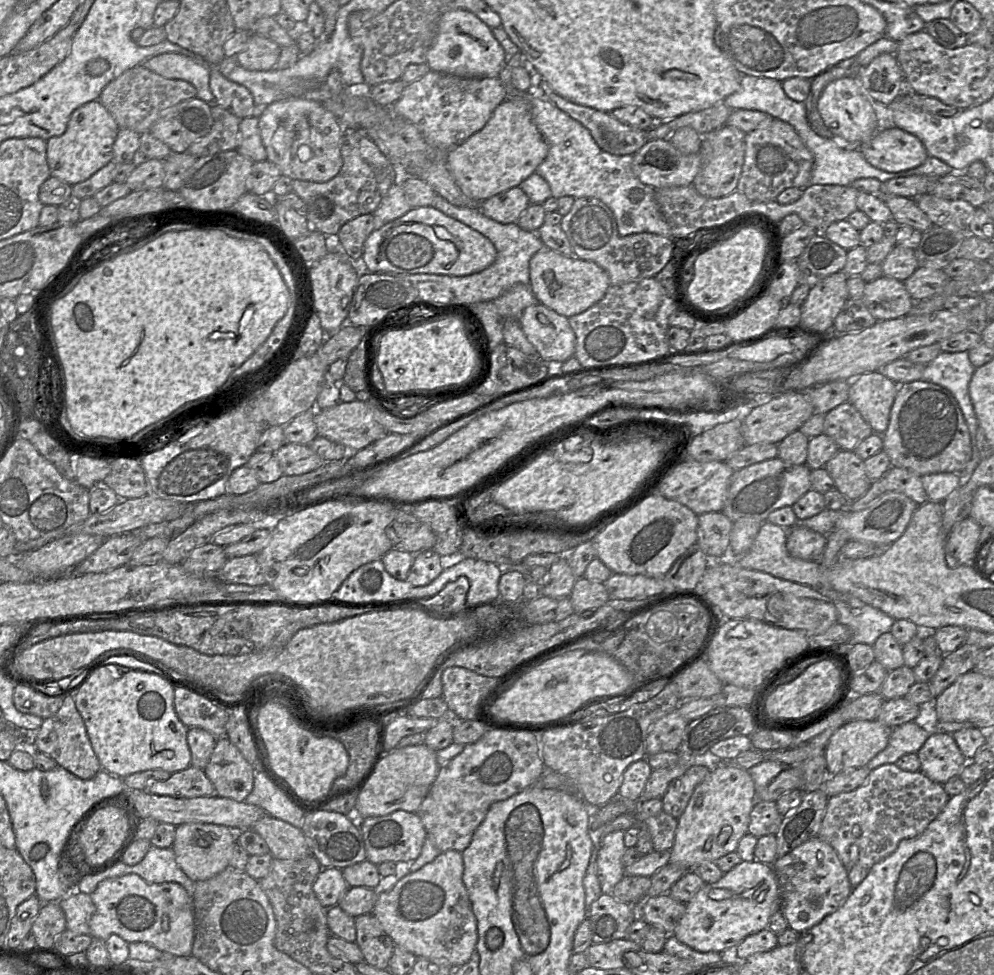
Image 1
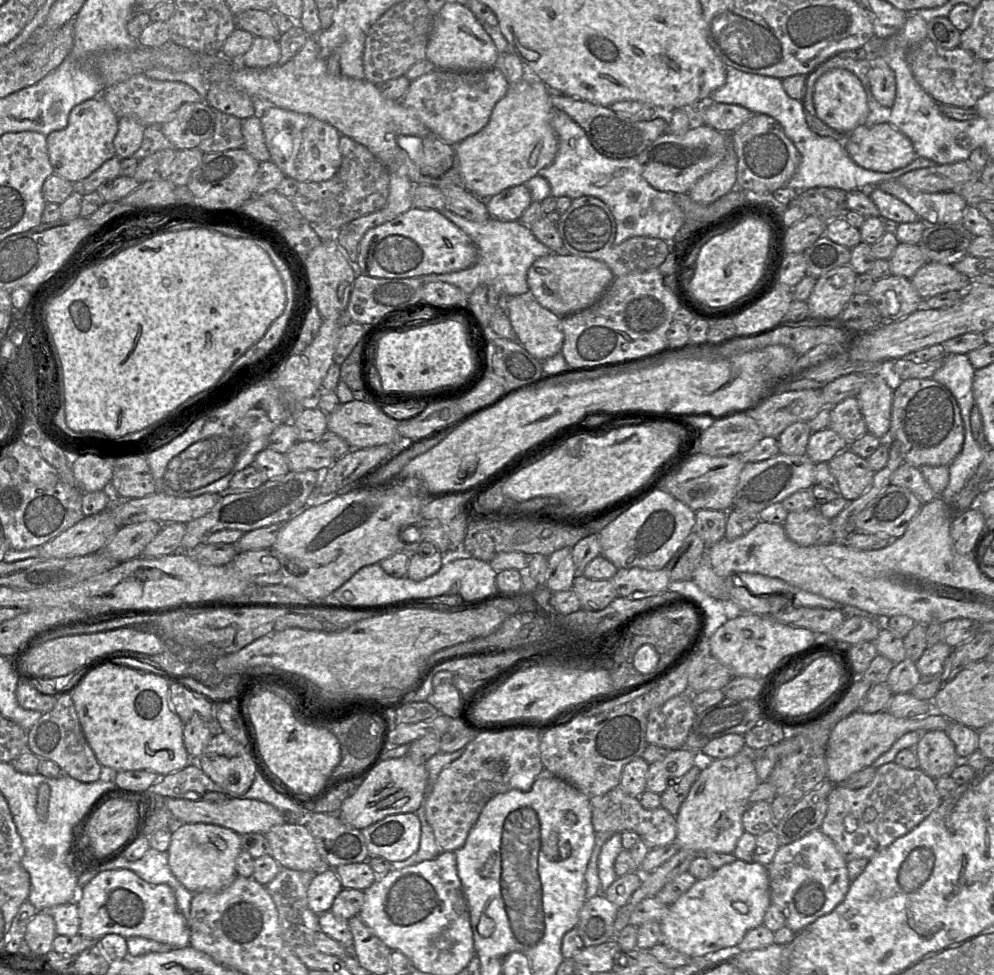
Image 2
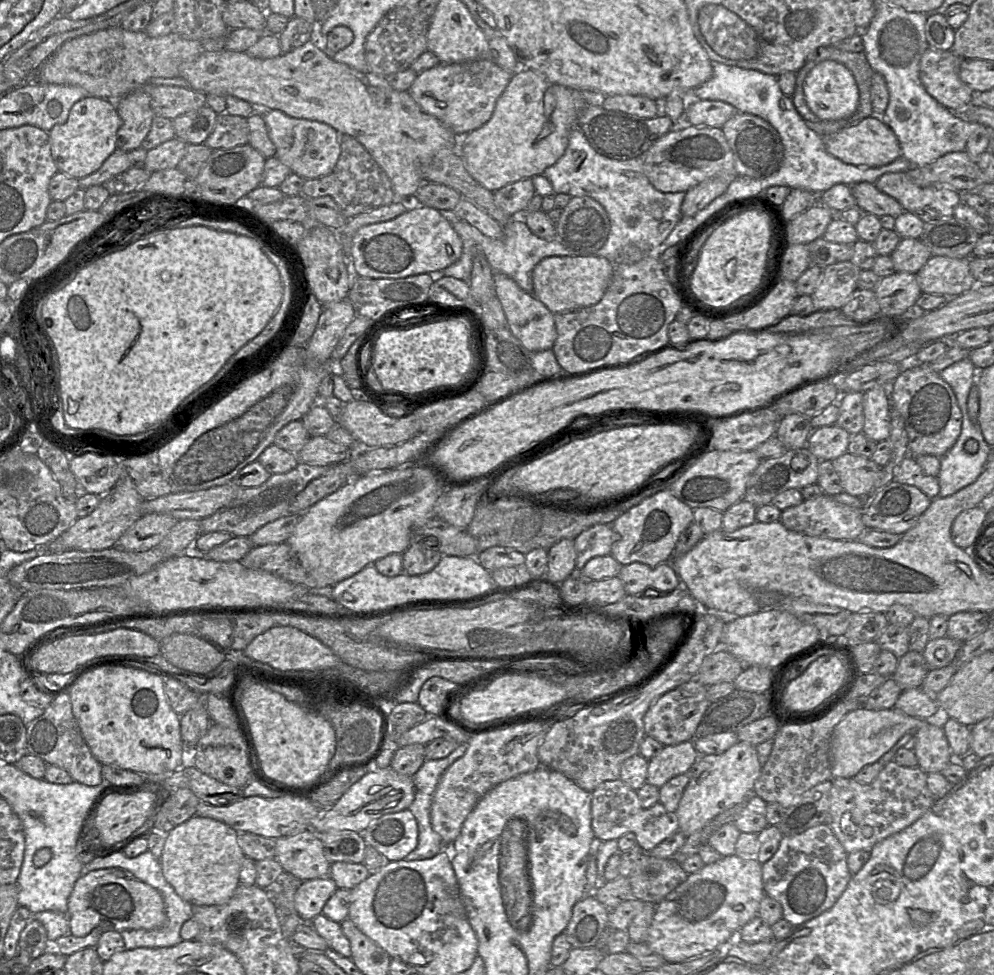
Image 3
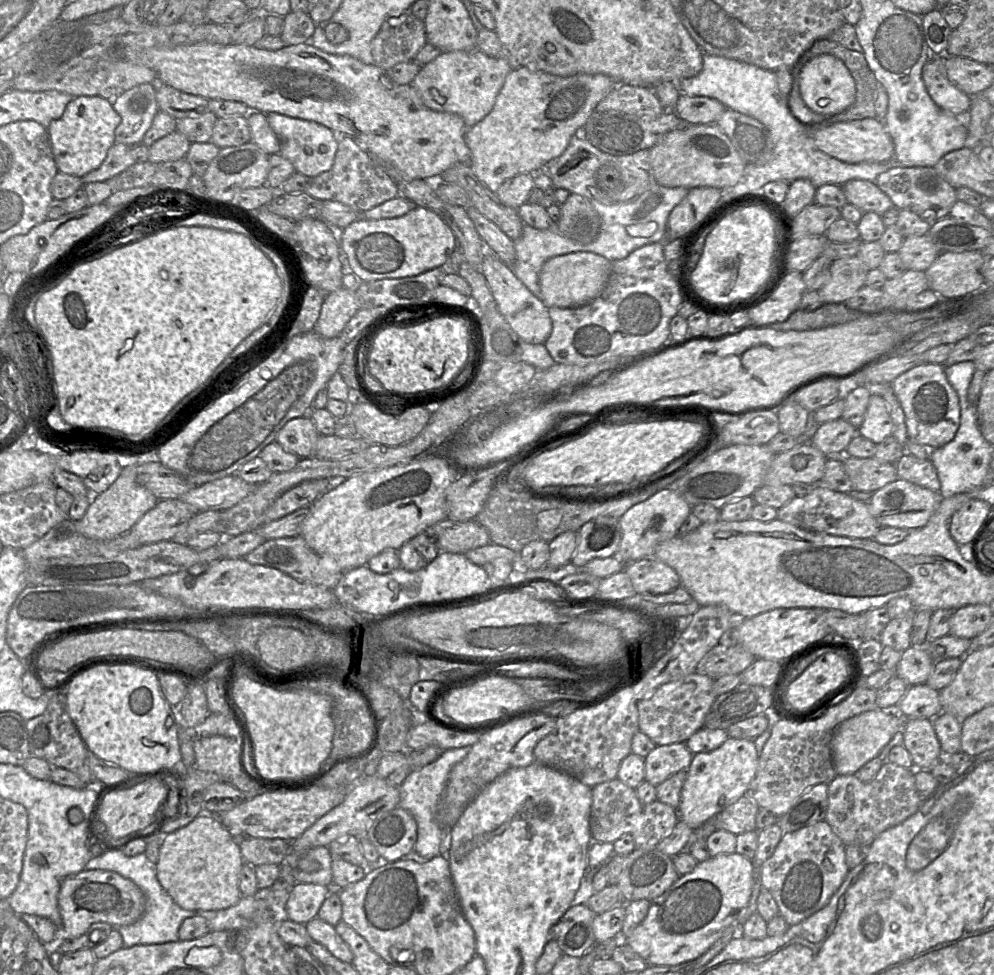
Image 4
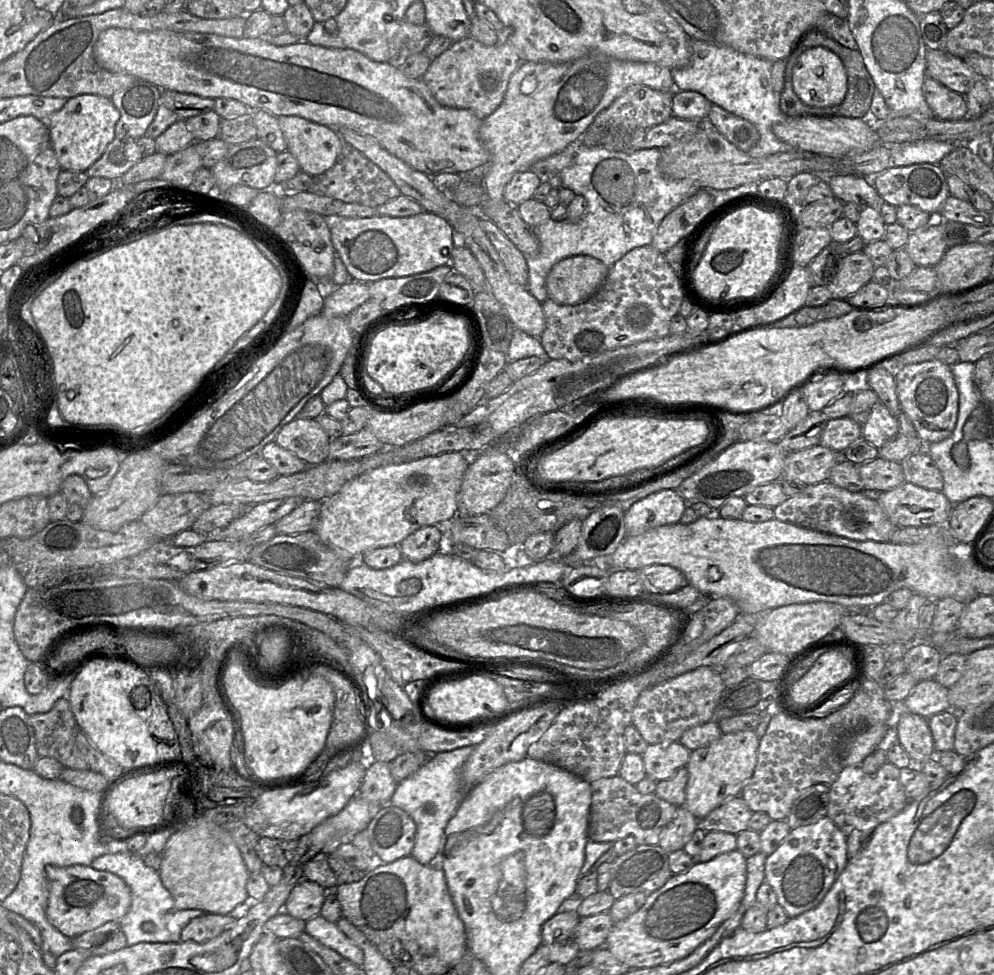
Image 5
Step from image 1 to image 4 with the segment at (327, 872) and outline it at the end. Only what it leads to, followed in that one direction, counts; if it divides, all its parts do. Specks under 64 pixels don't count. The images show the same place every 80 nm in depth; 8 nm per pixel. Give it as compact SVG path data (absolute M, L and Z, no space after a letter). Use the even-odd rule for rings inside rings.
M296 883L284 907L285 917L305 925L317 917L322 903L331 891L332 887L328 886Z

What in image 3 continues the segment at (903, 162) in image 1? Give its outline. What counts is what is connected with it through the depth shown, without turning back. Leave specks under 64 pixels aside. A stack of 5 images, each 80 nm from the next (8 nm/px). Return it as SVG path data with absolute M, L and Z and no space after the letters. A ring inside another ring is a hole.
M878 117L865 118L855 126L822 138L826 151L847 164L880 167L901 157L899 141L895 133Z

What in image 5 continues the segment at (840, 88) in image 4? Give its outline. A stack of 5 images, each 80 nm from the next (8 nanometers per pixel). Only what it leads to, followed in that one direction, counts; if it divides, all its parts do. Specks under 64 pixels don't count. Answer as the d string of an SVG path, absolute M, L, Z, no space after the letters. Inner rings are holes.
M812 47L804 51L793 68L792 87L800 101L814 108L827 108L841 104L846 96L848 80L840 58L824 47Z

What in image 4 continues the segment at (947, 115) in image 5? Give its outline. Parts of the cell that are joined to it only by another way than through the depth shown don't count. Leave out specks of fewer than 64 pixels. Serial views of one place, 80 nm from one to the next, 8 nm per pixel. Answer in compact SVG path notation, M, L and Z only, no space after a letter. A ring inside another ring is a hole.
M945 55L931 56L922 68L922 80L928 95L943 111L960 115L968 111L971 97L947 78Z

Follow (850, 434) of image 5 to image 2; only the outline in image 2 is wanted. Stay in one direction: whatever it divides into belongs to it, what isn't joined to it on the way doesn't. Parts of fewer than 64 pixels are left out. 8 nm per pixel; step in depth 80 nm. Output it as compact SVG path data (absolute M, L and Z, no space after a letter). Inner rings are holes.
M830 428L812 432L806 455L815 463L828 463L835 455L848 448L846 441Z

